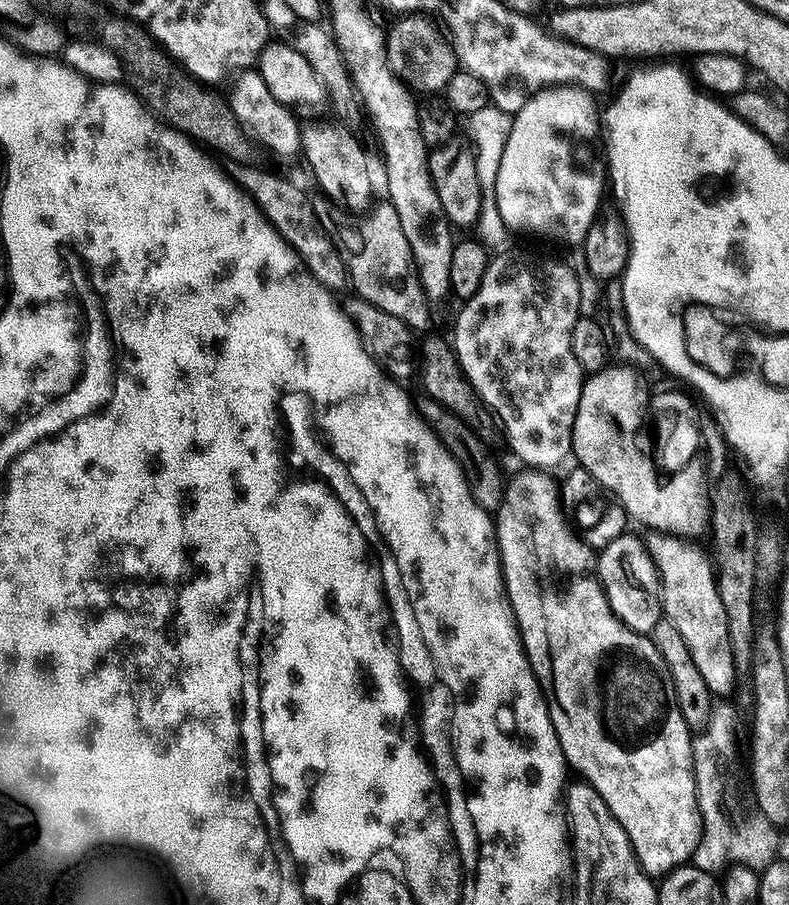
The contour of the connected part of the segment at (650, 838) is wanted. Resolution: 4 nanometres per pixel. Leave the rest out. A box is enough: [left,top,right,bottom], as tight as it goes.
[494,467,704,878]

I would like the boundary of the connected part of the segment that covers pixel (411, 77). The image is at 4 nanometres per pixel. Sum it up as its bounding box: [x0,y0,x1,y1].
[387,12,458,94]

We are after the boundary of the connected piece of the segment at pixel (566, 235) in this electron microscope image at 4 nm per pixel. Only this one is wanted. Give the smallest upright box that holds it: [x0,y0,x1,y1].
[492,83,606,246]

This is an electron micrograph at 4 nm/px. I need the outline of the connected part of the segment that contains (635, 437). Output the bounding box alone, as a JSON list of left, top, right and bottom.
[572,362,710,538]

